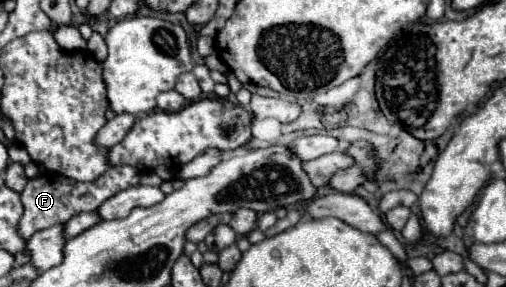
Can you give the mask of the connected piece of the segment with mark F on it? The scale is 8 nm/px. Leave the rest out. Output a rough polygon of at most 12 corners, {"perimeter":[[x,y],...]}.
{"perimeter":[[114,166],[94,182],[58,174],[30,178],[18,234],[96,210],[140,182],[134,166]]}

